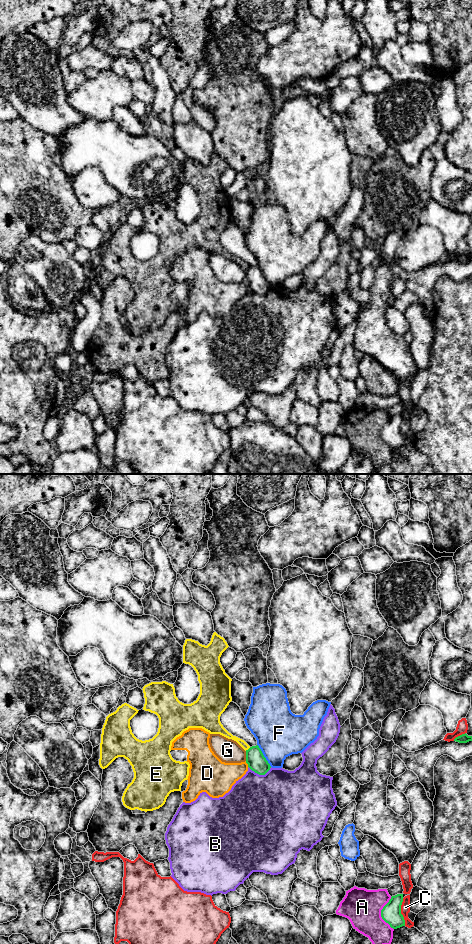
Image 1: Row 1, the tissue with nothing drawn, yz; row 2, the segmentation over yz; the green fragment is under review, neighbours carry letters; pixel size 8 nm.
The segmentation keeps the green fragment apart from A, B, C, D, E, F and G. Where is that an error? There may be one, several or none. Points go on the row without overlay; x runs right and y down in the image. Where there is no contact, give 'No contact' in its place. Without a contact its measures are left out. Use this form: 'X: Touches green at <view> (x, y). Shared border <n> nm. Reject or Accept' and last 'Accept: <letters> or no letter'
A: Touches green at yz (381, 433). Shared border 260 nm. Reject
B: Touches green at yz (260, 294). Shared border 190 nm. Reject
C: Touches green at yz (400, 432). Shared border 220 nm. Reject
D: Touches green at yz (247, 283). Shared border 50 nm. Reject
E: Touches green at yz (248, 269). Shared border 50 nm. Reject
F: Touches green at yz (263, 275). Shared border 220 nm. Reject
G: Touches green at yz (246, 276). Shared border 80 nm. Reject
Accept: no letter

